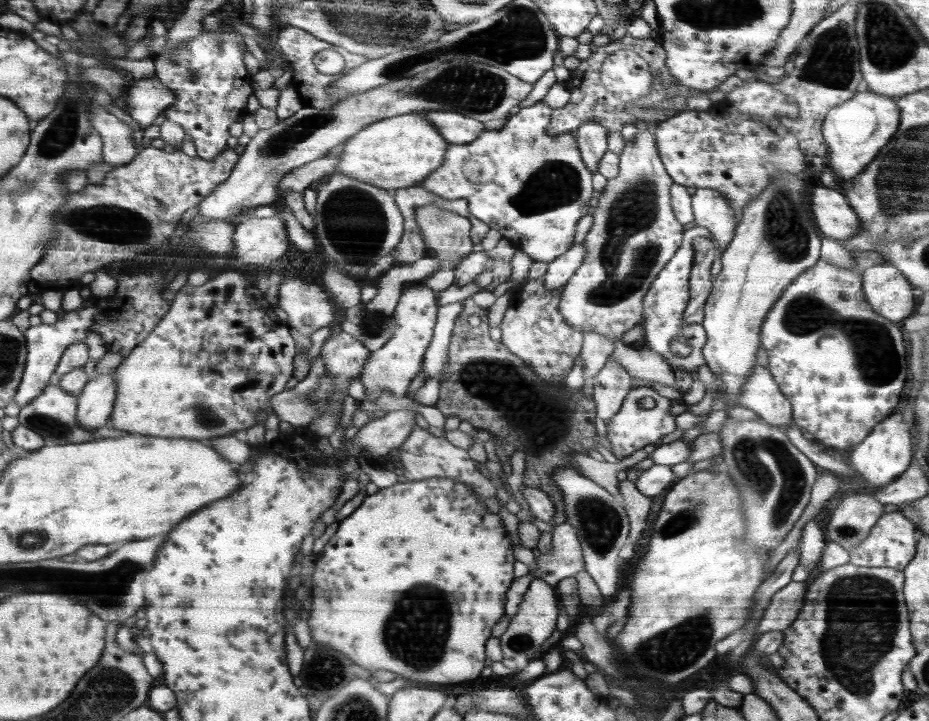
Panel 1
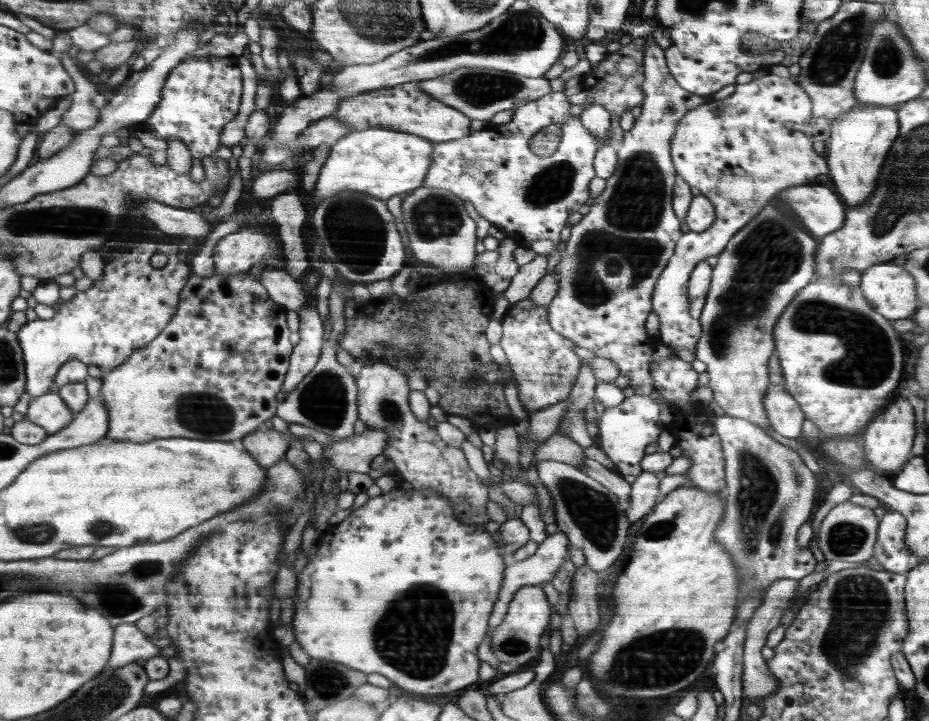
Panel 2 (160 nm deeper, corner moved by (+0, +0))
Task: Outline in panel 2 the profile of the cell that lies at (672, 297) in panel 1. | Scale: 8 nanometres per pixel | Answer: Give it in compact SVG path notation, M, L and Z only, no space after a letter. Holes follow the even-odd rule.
M766 74L763 77L752 79L745 84L735 85L736 90L724 100L709 98L698 108L689 111L676 127L675 136L671 141L671 159L674 161L675 172L690 186L698 188L701 194L709 197L716 208L716 220L712 227L706 231L689 231L679 240L670 262L664 267L656 283L654 295L655 313L660 321L660 339L664 346L673 348L676 352L680 348L687 348L696 352L702 336L702 324L699 319L691 317L689 313L689 300L687 284L693 268L708 256L719 255L735 237L736 232L747 226L780 191L796 184L804 184L820 174L826 174L830 166L826 166L824 154L816 154L812 148L812 141L804 132L784 130L780 128L782 122L796 122L808 124L814 106L811 97L791 77L783 78L776 74Z

